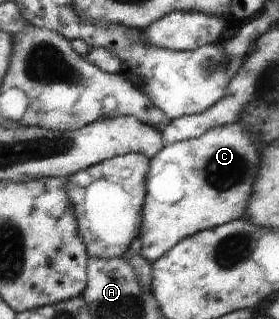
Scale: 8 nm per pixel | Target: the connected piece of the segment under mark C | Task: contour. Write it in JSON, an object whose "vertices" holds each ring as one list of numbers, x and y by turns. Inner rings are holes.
{"vertices":[[243,121,209,129,196,139,164,146,149,163,145,203,142,209,143,221,141,221,141,233,138,235,143,244,141,257,155,263,179,241,195,233,244,218,263,151,258,132,253,127,245,125]]}

